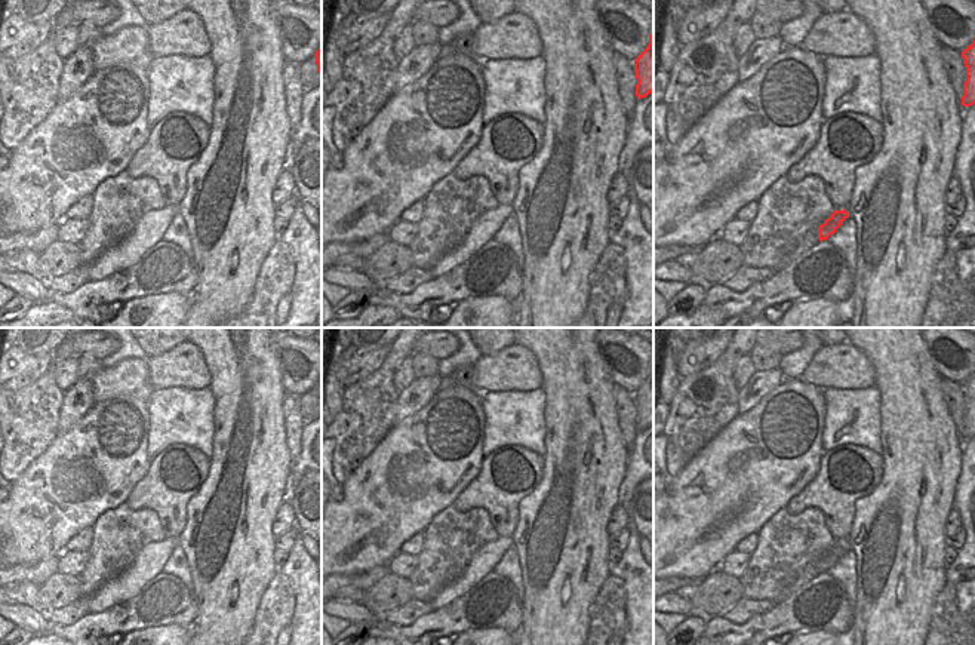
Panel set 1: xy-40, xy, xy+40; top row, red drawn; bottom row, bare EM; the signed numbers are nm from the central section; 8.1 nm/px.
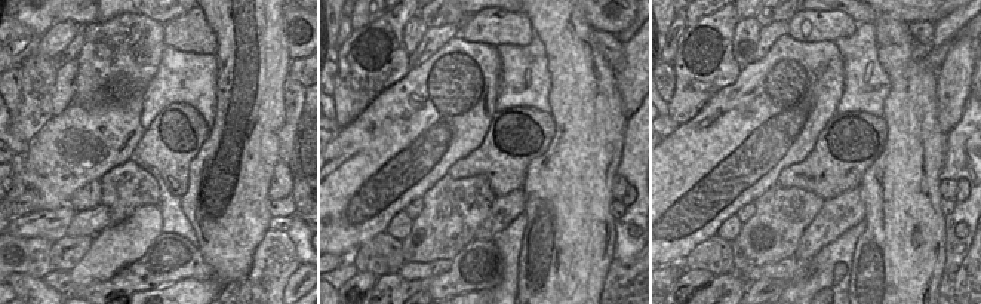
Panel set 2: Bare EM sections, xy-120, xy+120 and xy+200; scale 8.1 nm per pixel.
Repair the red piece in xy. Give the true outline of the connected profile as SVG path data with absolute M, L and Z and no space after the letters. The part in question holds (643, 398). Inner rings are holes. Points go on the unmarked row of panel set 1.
M653 357L649 377L634 393L634 405L637 411L636 429L646 430L653 424Z

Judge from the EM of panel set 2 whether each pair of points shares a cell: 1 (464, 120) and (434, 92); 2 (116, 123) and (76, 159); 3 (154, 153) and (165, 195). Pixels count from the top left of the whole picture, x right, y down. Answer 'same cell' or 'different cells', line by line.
1: same cell
2: same cell
3: different cells

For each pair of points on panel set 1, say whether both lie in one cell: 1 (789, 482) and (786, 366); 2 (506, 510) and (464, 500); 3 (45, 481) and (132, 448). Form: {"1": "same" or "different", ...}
{"1": "different", "2": "same", "3": "same"}

